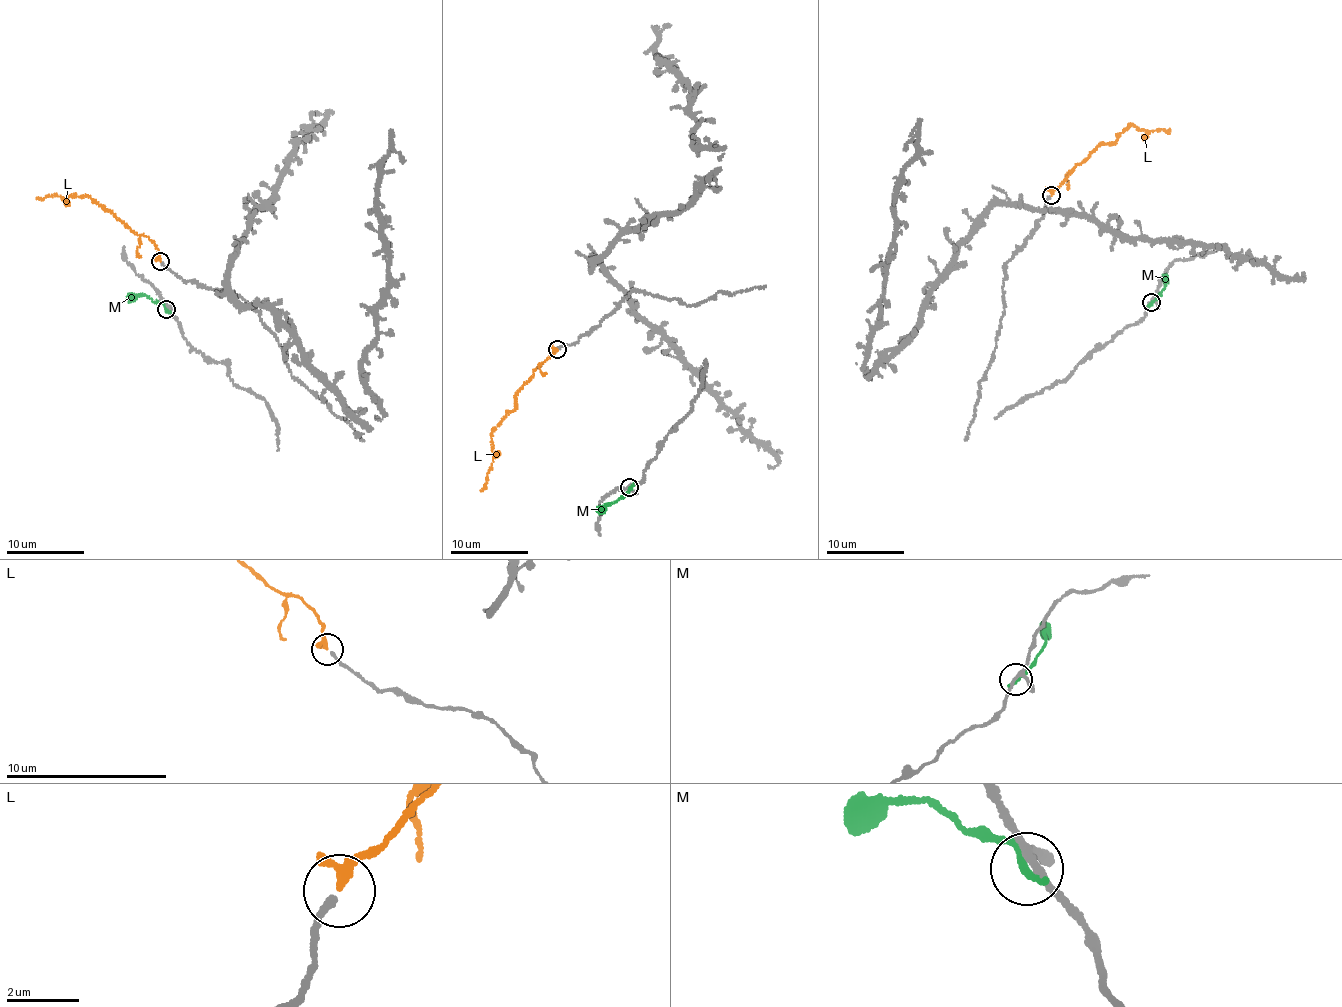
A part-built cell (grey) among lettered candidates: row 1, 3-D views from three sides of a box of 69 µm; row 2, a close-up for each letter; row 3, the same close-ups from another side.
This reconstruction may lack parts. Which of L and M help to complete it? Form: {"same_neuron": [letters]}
{"same_neuron": ["L"]}

